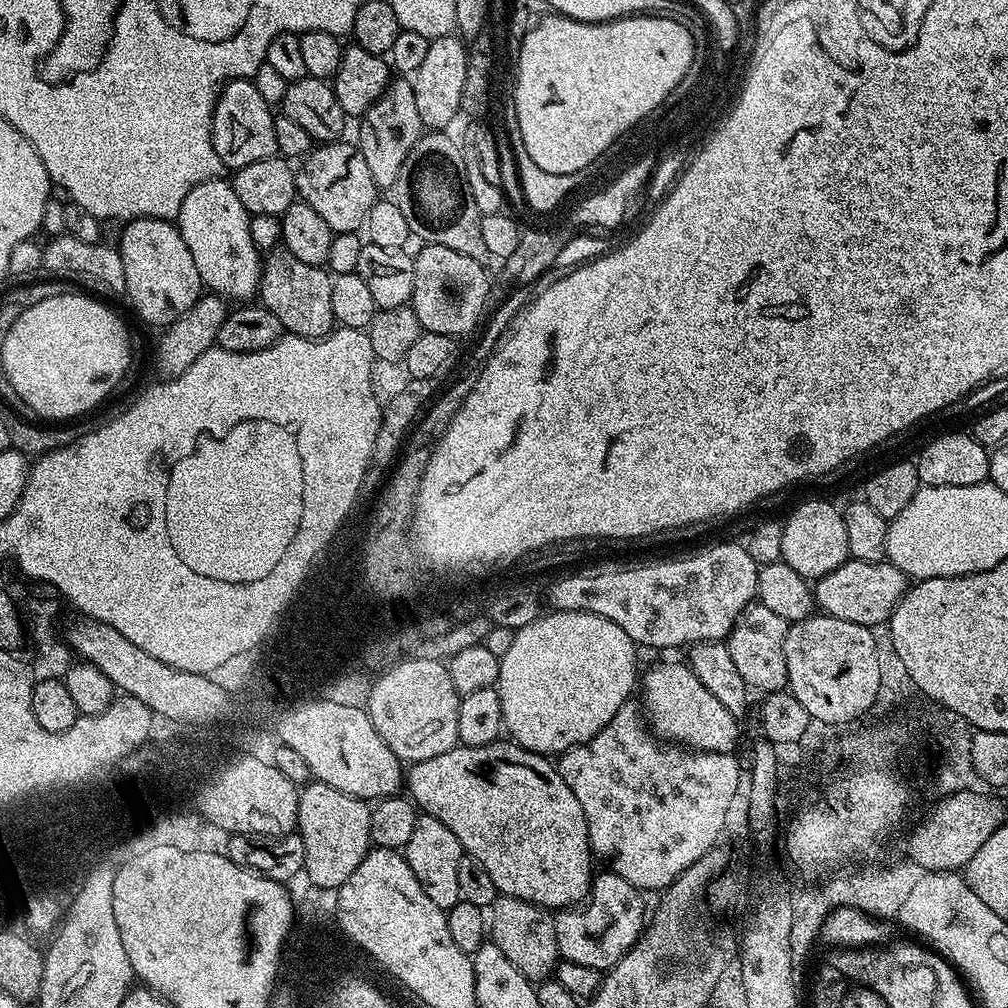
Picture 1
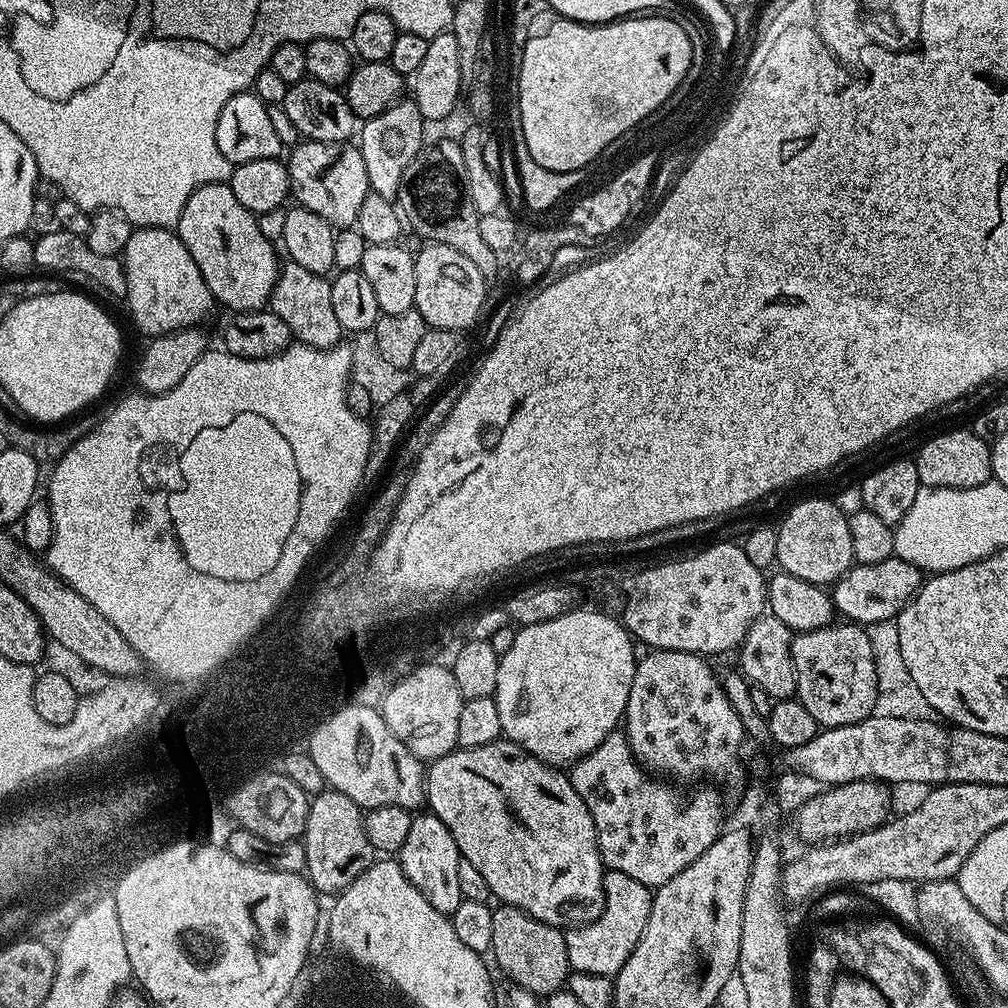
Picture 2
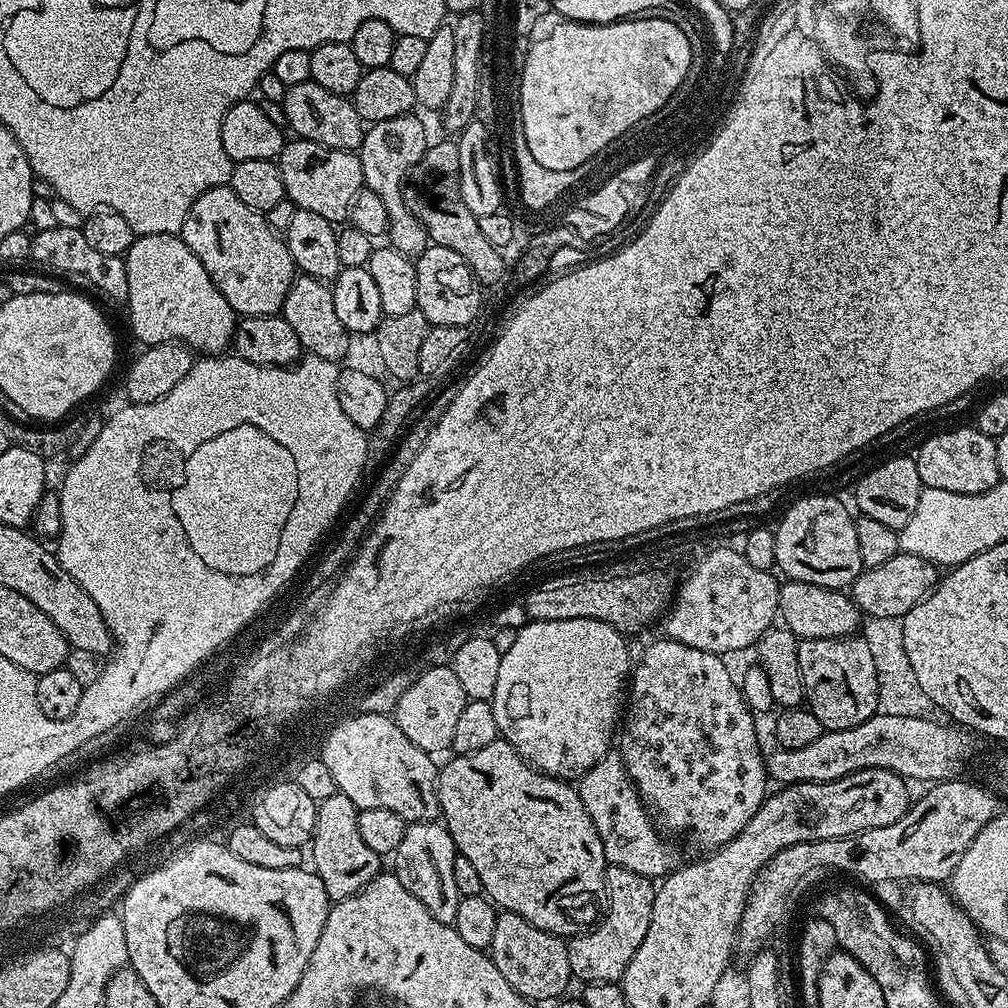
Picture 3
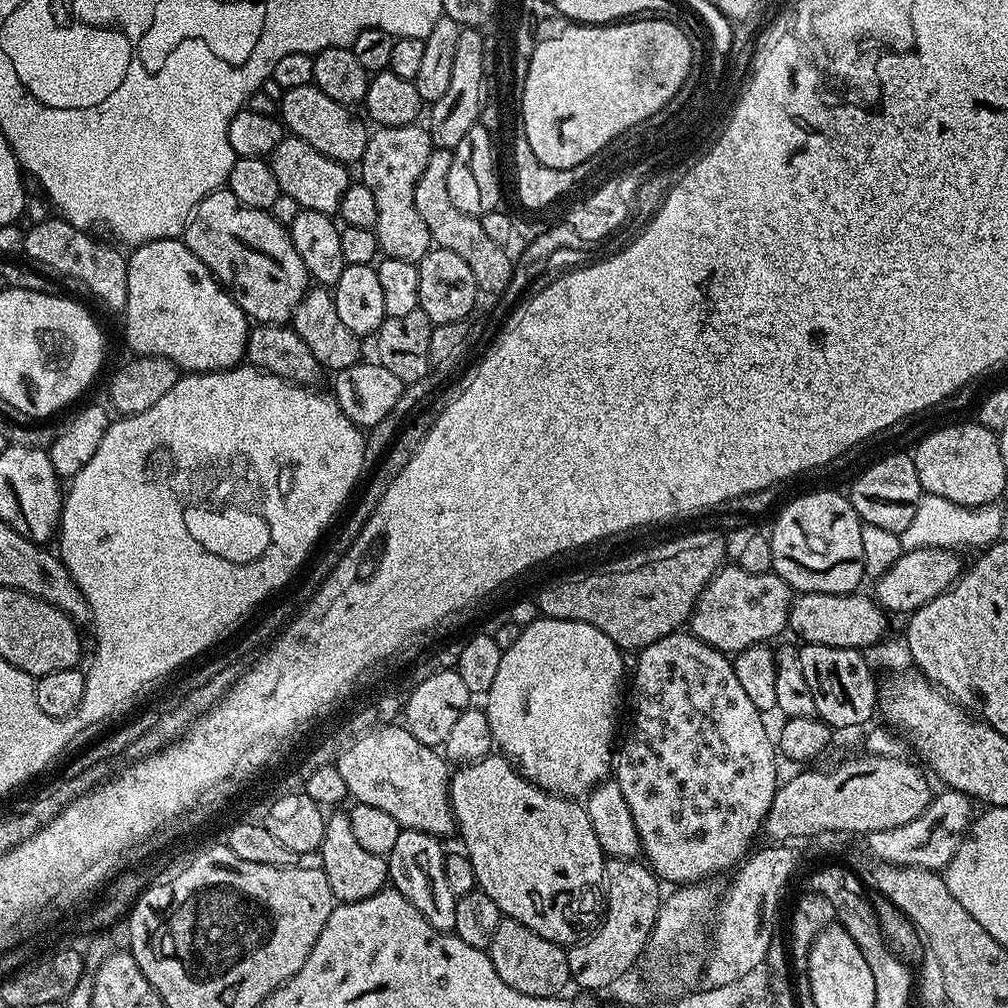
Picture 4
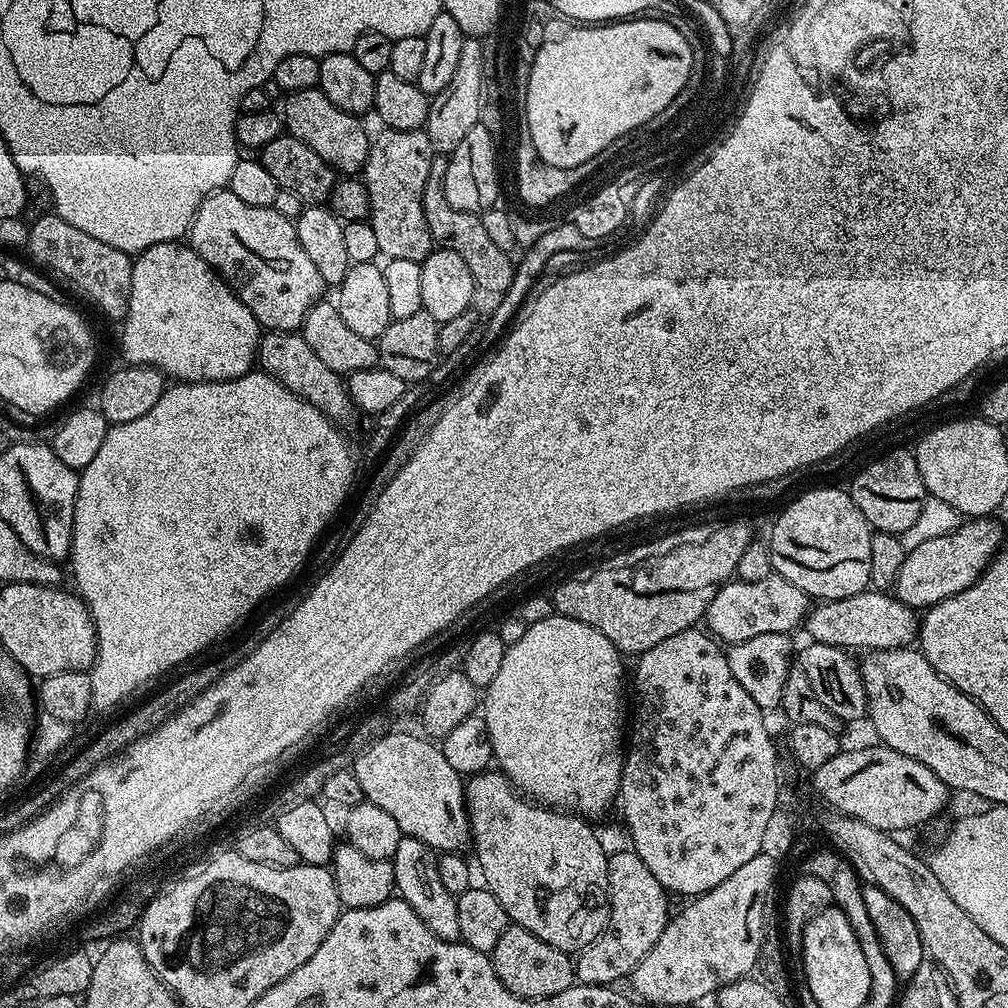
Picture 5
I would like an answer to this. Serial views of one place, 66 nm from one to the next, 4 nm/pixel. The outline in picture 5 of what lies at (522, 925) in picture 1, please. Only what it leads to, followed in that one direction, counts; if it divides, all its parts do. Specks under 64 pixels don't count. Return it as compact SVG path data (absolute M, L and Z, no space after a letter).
M509 923L508 928L498 938L498 946L490 953L494 974L515 996L521 996L527 1000L541 1000L550 998L554 994L562 994L574 983L574 960L569 953L550 946L550 942L542 942L530 930L522 926Z

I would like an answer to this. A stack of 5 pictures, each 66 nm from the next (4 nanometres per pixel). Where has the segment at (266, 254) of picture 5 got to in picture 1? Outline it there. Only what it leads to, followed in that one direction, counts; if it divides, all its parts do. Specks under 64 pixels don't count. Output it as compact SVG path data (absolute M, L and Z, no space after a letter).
M227 179L203 180L186 194L186 202L182 202L182 210L175 218L175 225L180 229L182 242L194 257L194 266L198 266L201 285L209 293L224 297L229 302L248 302L260 291L260 270L262 253L256 248L254 238L250 238L250 222L252 216L238 202L238 194L234 194L231 183Z

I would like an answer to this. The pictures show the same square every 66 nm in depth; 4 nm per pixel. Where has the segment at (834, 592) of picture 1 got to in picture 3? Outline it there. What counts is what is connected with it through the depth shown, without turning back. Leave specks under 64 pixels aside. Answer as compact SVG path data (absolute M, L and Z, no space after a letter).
M899 551L894 558L890 558L890 562L882 562L882 566L861 572L860 577L850 585L850 595L865 617L900 618L928 597L937 583L937 565Z

